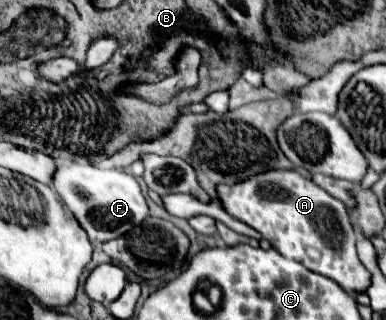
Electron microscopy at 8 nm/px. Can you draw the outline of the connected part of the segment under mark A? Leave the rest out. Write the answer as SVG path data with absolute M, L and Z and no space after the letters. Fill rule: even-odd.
M268 170L236 186L218 186L218 196L228 214L258 230L280 254L296 258L308 270L332 278L348 292L368 288L370 276L356 254L356 232L350 224L348 208L310 178L296 170ZM306 248L316 248L320 260L312 260Z

